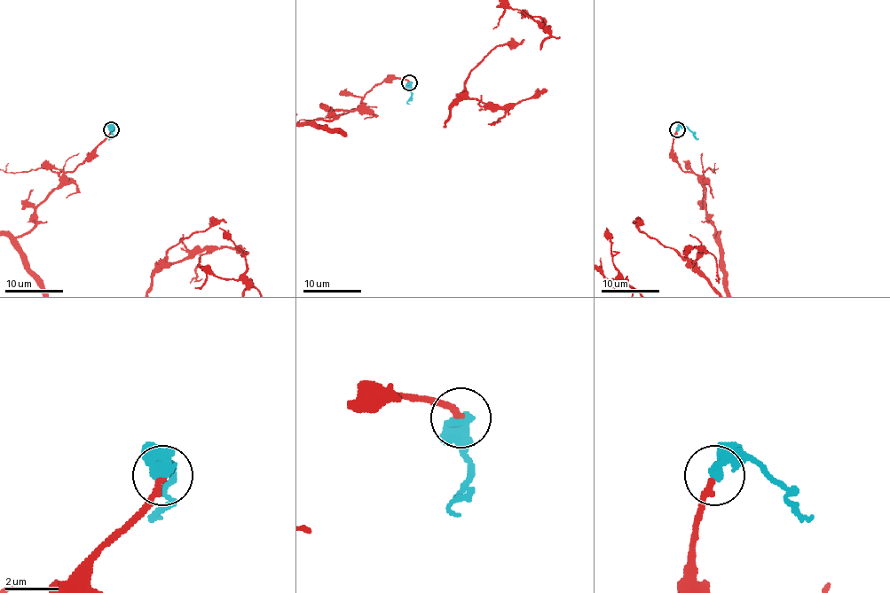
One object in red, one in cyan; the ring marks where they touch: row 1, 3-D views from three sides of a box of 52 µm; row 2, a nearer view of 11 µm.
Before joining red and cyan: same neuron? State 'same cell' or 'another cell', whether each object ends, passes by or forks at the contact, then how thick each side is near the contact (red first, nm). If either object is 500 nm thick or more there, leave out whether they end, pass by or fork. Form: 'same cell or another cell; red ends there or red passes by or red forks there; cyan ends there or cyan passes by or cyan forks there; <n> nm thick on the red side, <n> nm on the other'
same cell; red ends there; cyan ends there; 240 nm thick on the red side, 480 nm on the other

